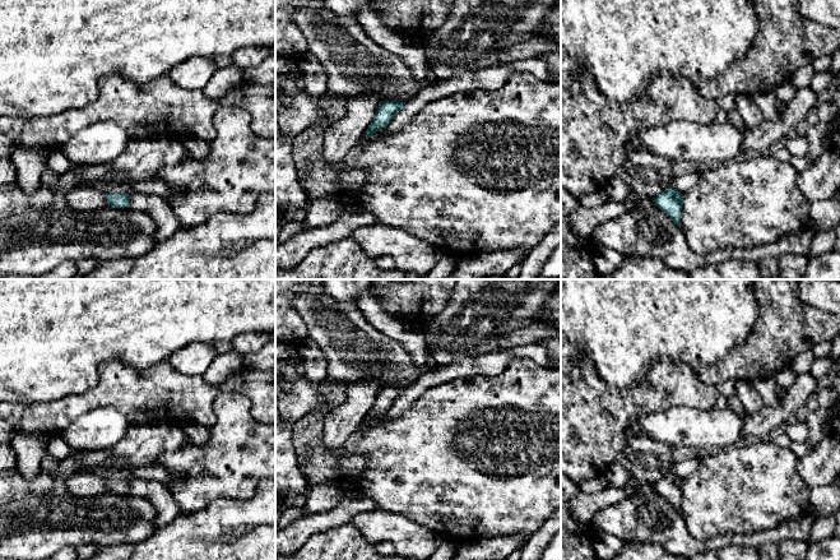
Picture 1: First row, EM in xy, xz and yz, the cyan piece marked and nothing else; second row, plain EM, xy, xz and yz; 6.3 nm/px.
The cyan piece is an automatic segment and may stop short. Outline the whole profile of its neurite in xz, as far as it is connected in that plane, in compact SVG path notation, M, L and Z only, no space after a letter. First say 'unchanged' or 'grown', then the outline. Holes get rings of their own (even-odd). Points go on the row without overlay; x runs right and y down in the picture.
unchanged | M381 387L379 394L376 395L375 403L363 422L370 424L377 415L387 412L394 402L402 397L404 390L405 388L399 387Z

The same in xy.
unchanged | M106 480L107 489L113 494L130 494L130 480Z

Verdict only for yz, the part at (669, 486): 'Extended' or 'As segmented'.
As segmented

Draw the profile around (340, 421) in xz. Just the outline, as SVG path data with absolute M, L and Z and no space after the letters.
M375 379L349 383L345 399L325 416L322 440L329 452L339 452L371 411L381 385Z

